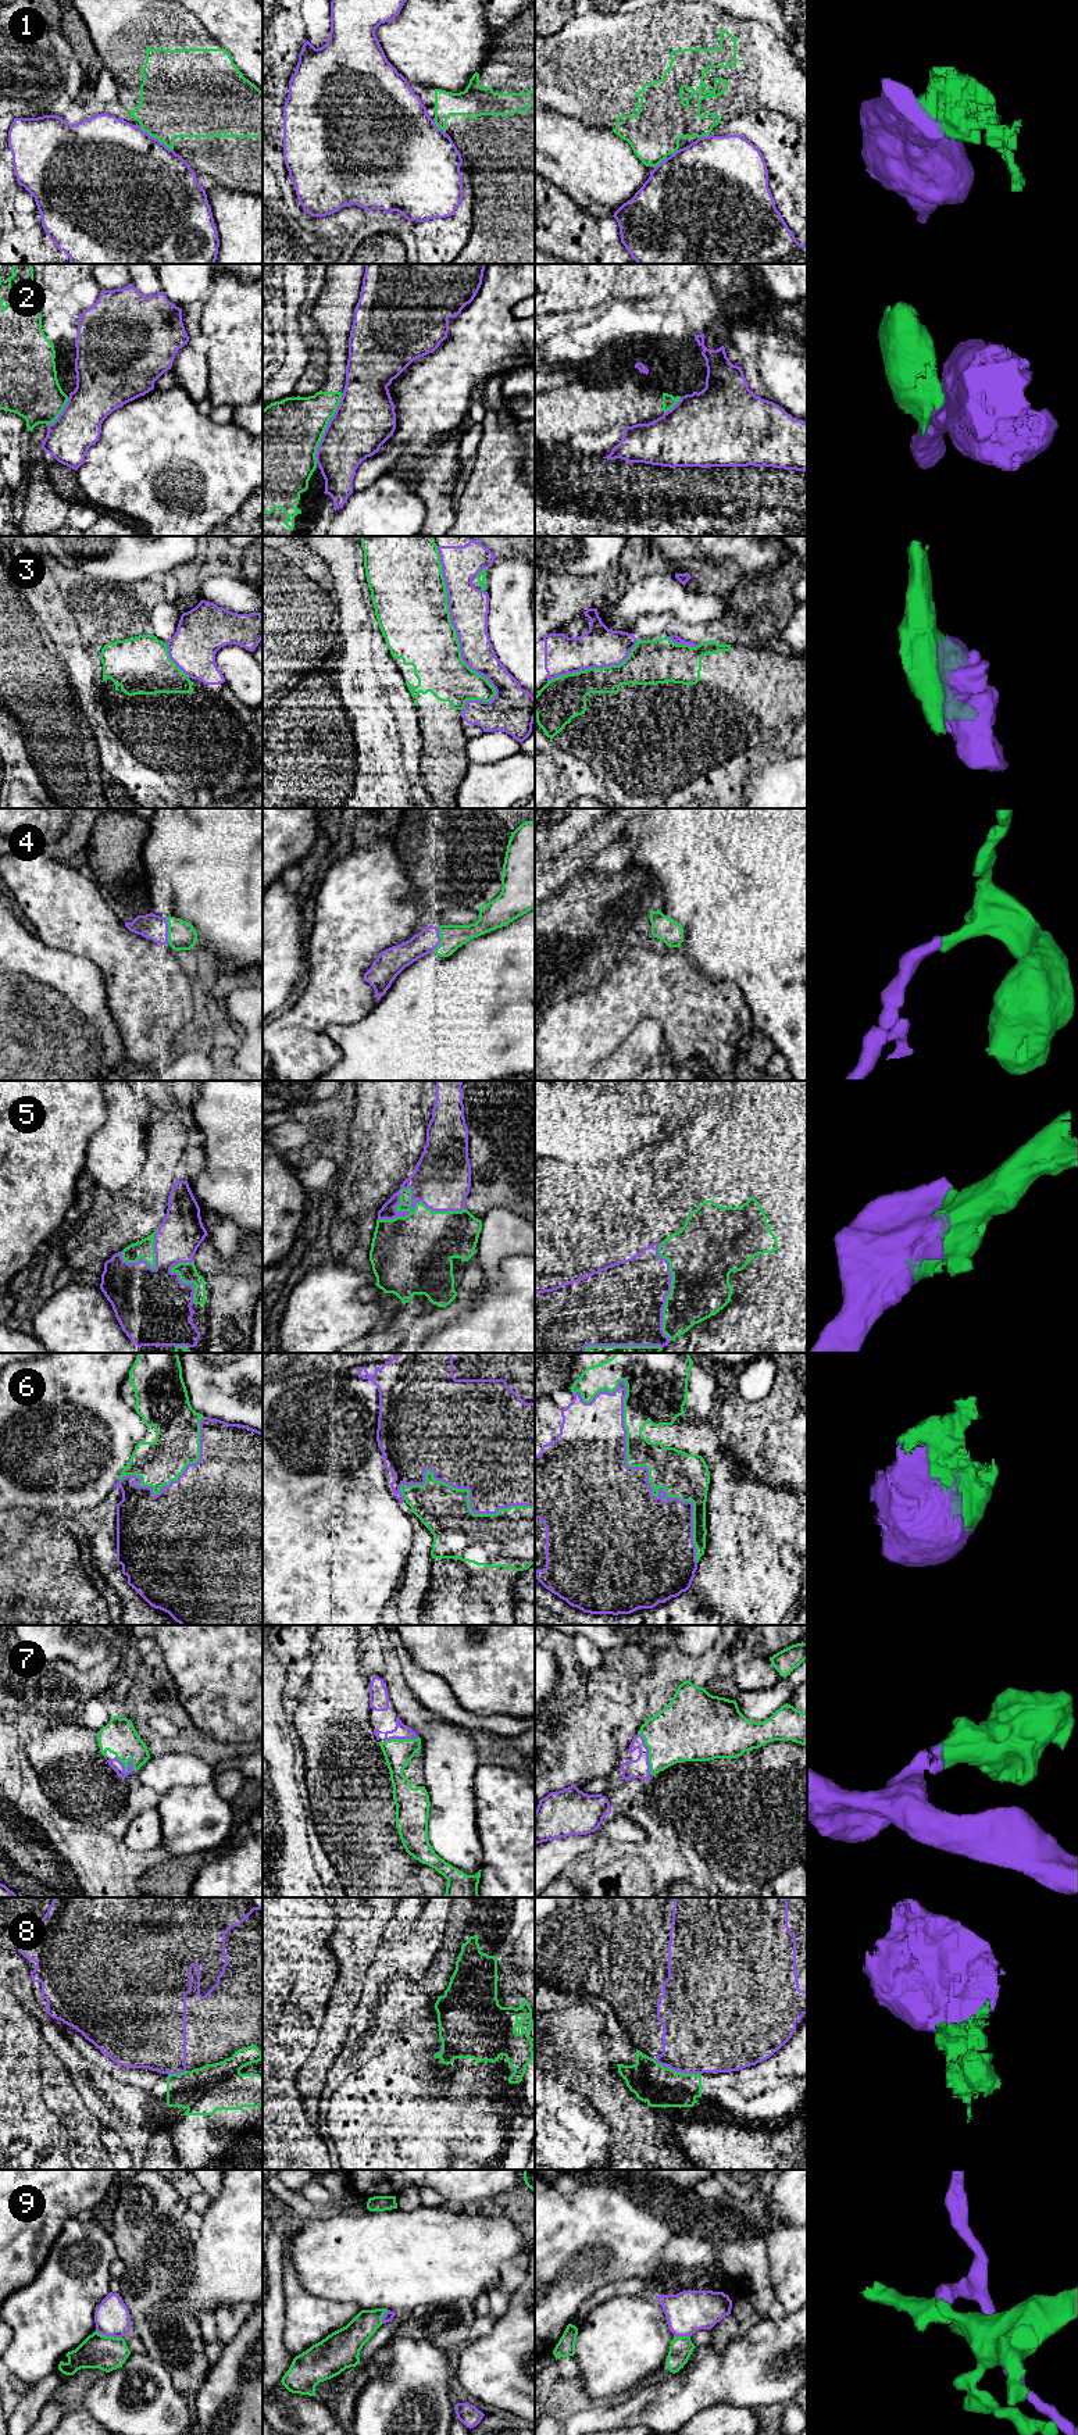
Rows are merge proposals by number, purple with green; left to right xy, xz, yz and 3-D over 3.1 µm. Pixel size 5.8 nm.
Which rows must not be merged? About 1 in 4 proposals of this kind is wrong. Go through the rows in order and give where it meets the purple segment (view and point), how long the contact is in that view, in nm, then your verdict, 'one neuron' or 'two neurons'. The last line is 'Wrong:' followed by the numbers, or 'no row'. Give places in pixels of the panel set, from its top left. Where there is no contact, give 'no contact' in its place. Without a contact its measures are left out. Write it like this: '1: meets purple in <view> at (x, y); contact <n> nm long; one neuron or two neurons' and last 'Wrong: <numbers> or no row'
1: meets purple in xy at (154, 138); contact 240 nm long; two neurons
2: meets purple in xz at (327, 428); contact 440 nm long; two neurons
3: meets purple in xz at (459, 641); contact 950 nm long; two neurons
4: meets purple in xy at (167, 931); contact 140 nm long; one neuron
5: meets purple in xz at (421, 1200); contact 500 nm long; one neuron
6: meets purple in yz at (632, 1467); contact 1200 nm long; one neuron
7: meets purple in yz at (648, 1753); contact 260 nm long; one neuron
8: meets purple in yz at (677, 2071); contact 300 nm long; two neurons
9: meets purple in xy at (109, 2335); contact 170 nm long; two neurons
Wrong: 1, 2, 3, 8, 9

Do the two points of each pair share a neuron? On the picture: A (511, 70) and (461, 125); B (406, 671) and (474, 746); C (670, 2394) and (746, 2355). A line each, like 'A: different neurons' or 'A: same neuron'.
A: same neuron
B: different neurons
C: same neuron

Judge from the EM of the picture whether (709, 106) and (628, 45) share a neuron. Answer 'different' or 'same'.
same

